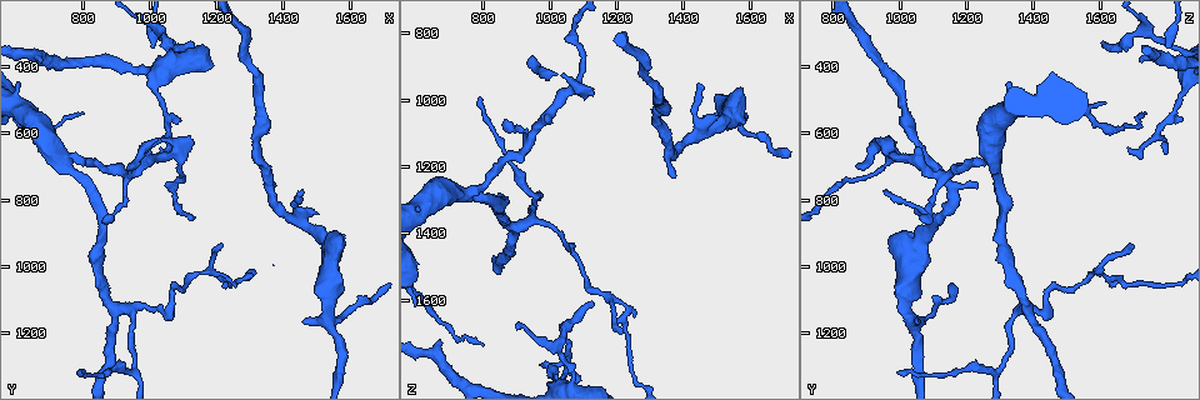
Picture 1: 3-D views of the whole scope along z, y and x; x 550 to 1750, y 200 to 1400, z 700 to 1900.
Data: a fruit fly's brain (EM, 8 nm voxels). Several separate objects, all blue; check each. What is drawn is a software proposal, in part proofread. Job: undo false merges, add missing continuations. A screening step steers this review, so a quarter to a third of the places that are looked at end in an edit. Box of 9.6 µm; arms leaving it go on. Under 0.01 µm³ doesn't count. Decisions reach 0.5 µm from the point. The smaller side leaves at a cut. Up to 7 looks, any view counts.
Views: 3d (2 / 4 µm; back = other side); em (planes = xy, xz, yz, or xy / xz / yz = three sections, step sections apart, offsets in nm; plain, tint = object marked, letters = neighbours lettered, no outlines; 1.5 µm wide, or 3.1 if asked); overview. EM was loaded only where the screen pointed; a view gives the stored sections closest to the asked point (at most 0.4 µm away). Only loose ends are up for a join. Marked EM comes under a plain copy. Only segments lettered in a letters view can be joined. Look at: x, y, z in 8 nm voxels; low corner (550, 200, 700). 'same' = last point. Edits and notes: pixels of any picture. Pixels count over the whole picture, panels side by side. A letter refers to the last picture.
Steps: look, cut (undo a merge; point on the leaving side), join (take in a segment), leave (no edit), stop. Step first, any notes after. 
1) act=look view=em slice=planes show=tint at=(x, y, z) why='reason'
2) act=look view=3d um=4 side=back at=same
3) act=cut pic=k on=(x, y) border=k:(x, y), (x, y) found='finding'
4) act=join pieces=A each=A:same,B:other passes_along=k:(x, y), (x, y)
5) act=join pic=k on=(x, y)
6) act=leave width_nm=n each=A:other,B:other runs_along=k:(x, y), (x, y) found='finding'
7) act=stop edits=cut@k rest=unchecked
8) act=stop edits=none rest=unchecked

act=look view=3d um=4 side=back at=(1660, 1100, 1140) why='narrows sharply'

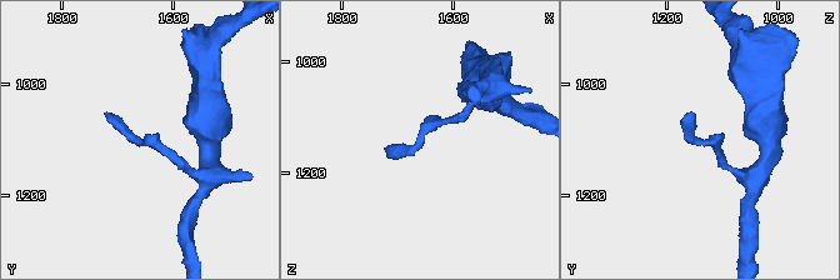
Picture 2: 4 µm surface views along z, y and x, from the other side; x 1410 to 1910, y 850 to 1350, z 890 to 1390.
act=look view=em slice=planes show=letters at=(1650, 1105, 1140)

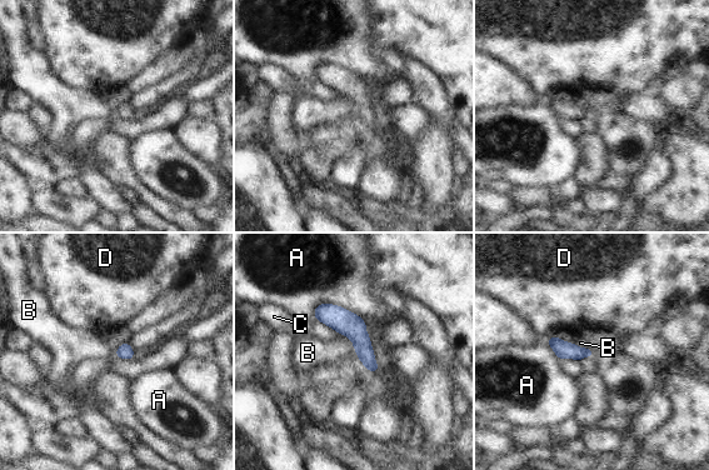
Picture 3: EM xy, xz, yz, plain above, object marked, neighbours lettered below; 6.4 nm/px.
act=leave each=A:other,B:other,C:other,D:other border=3:(575, 344), (580, 348), (588, 348) found='one cell here'

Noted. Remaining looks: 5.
act=look view=em slice=planes show=letters at=(1140, 630, 1000) why='free end'

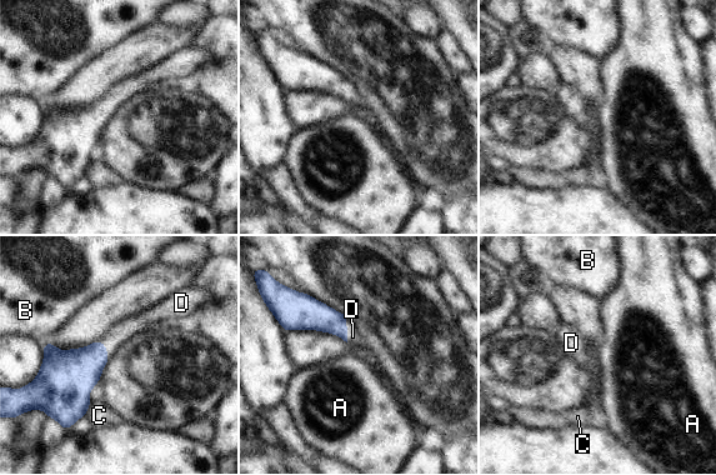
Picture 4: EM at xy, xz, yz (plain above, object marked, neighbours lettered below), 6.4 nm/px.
act=join pieces=D each=A:other,B:other,C:other,D:same found='it goes on there'

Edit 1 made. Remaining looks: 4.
act=stop edits=join@4 rest=unchecked

